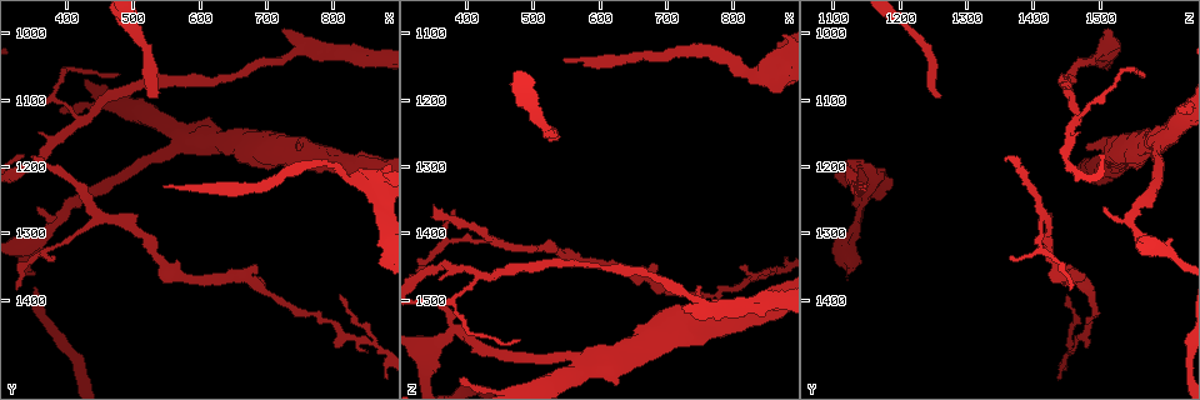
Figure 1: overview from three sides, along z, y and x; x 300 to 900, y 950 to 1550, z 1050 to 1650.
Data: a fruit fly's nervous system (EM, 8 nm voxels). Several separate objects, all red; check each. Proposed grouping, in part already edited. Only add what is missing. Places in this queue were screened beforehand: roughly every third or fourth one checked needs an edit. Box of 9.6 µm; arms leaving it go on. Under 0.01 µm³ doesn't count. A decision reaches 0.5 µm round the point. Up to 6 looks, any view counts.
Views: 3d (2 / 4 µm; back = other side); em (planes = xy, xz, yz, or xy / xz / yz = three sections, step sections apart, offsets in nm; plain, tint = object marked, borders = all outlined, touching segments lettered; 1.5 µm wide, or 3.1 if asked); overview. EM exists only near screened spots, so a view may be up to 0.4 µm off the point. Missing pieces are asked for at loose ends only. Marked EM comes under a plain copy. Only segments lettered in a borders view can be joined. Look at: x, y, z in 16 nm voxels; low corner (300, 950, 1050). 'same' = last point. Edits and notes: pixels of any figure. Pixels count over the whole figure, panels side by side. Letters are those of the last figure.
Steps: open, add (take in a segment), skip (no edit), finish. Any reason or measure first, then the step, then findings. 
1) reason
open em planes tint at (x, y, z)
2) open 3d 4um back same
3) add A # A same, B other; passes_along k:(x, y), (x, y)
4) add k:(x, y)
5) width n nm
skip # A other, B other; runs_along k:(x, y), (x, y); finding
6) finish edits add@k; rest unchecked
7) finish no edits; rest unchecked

free end
open em planes borders at (350, 1190, 1355)

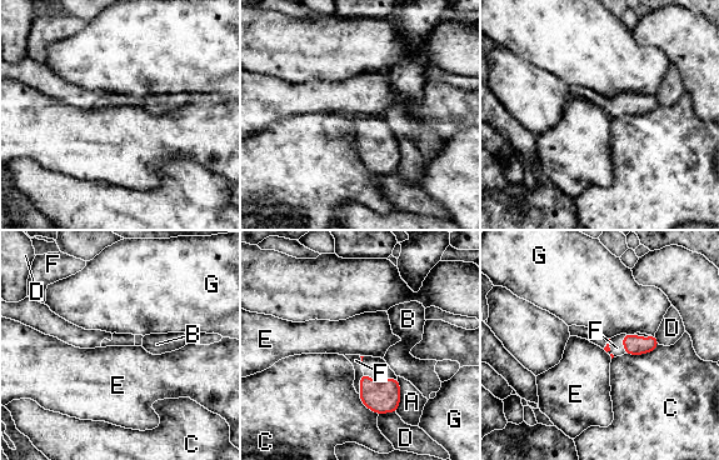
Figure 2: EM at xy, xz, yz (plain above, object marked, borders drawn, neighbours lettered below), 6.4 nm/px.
add 2:(355, 360) # A other, B other, C other, D other, E other, F same, G other; passes_along 2:(383, 396), (360, 384), (355, 360); it goes on there

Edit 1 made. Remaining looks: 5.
open overview

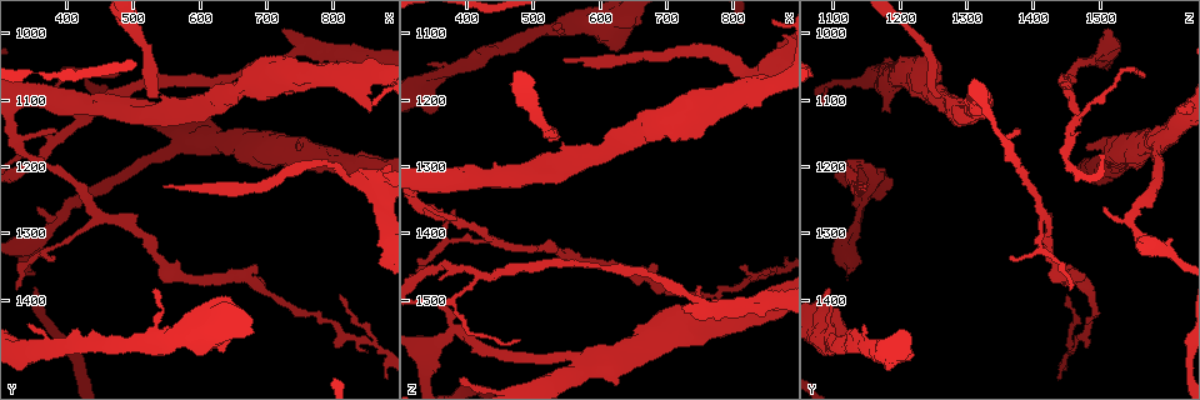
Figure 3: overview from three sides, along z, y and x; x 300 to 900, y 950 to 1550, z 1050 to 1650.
stops while still wide
open 3d 2um at (755, 1175, 1480)

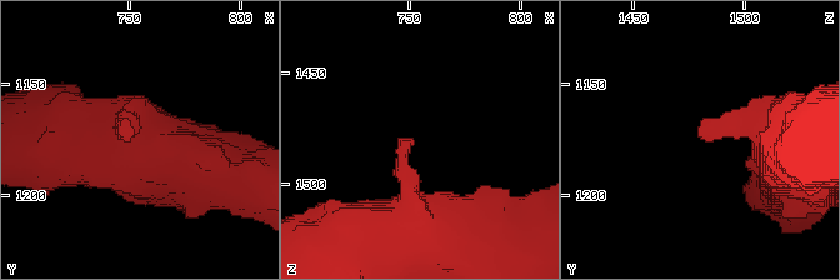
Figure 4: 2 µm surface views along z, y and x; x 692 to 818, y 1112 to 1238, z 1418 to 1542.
open em planes borders at (752, 1174, 1481)

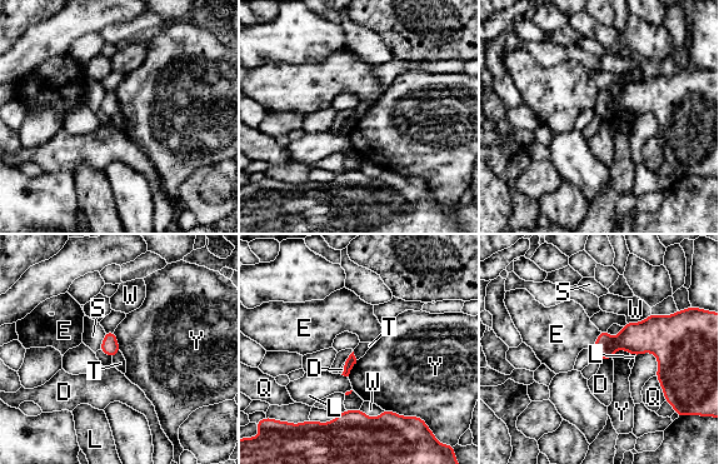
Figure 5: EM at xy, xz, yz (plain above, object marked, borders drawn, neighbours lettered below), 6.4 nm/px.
longest_contact Y 240 nm
skip # D other, E other, L other, Q other, S other, T other, W other, Y other; none of them fits

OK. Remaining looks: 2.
finish edits add@2; rest unchecked

